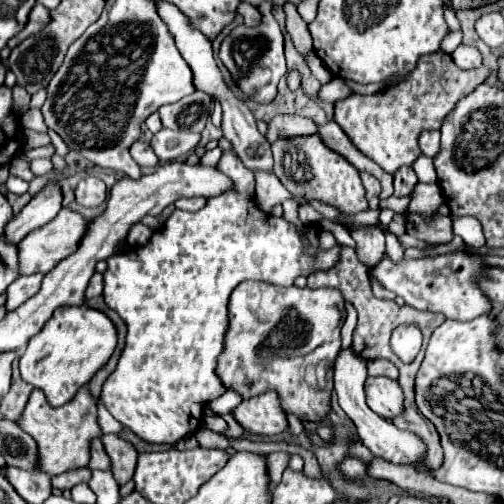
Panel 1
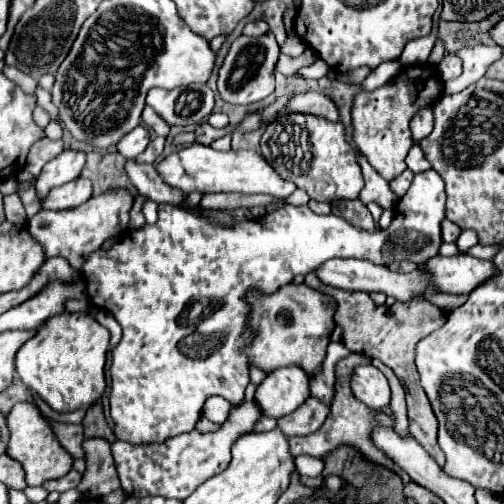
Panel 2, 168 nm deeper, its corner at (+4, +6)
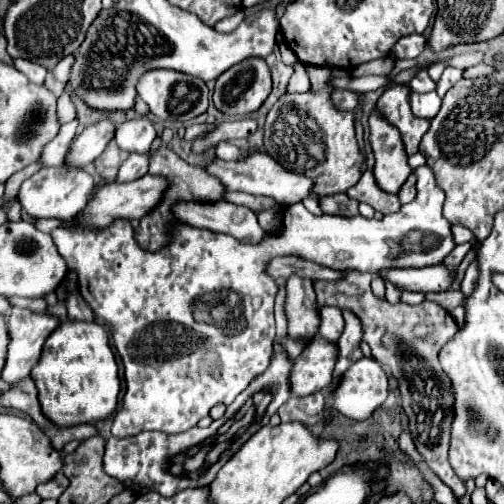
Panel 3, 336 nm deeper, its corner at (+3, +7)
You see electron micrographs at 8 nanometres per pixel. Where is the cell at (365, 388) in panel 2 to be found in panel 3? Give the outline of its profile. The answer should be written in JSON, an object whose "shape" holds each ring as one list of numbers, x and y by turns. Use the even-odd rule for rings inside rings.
{"shape":[[359,359,331,391,329,405,349,419,367,419,387,399,387,373,375,359]]}

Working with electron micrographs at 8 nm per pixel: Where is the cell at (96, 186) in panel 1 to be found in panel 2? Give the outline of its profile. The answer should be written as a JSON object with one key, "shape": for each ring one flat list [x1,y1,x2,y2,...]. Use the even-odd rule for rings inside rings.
{"shape":[[76,178,64,186,54,188,44,200,42,208,50,210,66,210,84,204,92,198,92,182,88,178]]}

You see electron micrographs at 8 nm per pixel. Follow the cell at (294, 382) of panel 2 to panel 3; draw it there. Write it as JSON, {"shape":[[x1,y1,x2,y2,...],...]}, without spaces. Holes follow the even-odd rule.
{"shape":[[313,337,313,341,295,359,291,371,291,393,305,397,323,391,331,385,333,369,337,361,337,343,323,337]]}

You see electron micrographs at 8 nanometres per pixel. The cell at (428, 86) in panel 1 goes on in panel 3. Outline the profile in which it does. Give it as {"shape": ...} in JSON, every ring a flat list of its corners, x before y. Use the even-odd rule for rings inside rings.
{"shape":[[377,111,369,119,369,127,371,127,369,141,375,153,375,167,373,167,375,183,387,193,397,195,401,185,413,171,407,165,407,153,401,135]]}

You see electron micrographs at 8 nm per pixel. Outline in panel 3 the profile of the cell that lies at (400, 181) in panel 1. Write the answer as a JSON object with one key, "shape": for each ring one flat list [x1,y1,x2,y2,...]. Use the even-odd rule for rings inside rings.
{"shape":[[411,175,405,181,405,185,401,187,401,191,399,191,399,201,401,201,402,205,411,203,415,199,415,195,417,195,417,191,415,191,415,175]]}

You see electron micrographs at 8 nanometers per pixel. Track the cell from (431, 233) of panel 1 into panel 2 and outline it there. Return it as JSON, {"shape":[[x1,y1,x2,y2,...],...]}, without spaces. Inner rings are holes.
{"shape":[[444,218,442,220,442,240,444,242,456,242,458,234,460,234,460,228,454,222,450,222,448,218]]}

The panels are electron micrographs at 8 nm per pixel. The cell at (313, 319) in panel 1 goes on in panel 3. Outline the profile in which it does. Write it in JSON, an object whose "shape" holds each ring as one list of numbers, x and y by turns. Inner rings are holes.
{"shape":[[289,277,287,279,287,299,285,299,285,313,287,313,287,333,291,339,313,337,319,329,319,307,315,301,313,283,305,277]]}

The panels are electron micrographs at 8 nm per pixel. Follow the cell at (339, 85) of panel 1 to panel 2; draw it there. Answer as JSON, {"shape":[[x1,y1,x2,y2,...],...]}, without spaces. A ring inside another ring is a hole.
{"shape":[[392,60,392,62,384,62,384,64,380,64,376,70,372,70,372,74,364,80,364,82,360,82,358,86,362,88,362,90,376,90,376,88,380,88,382,84,386,84,392,76,396,76,398,74,398,70,402,70,402,64,398,62,398,60]]}

